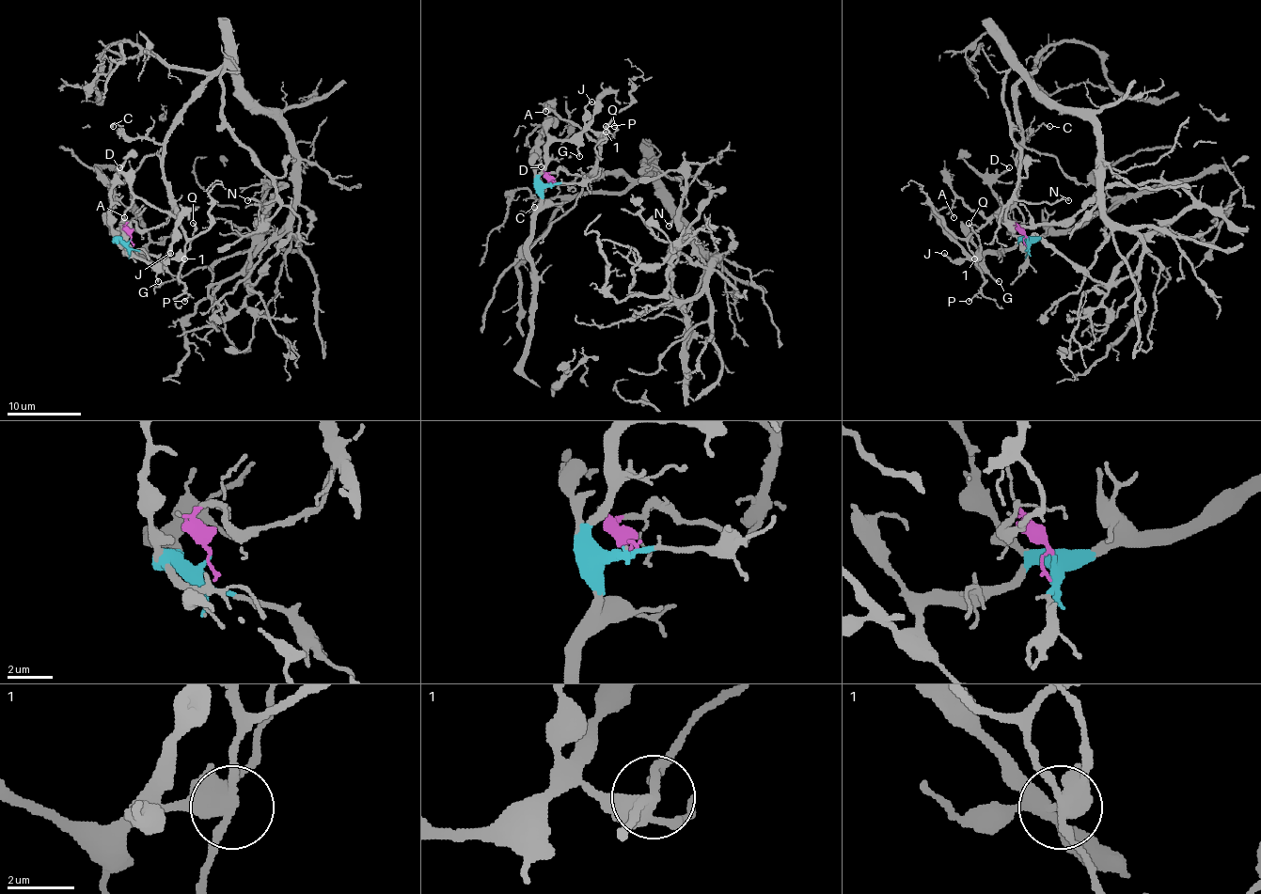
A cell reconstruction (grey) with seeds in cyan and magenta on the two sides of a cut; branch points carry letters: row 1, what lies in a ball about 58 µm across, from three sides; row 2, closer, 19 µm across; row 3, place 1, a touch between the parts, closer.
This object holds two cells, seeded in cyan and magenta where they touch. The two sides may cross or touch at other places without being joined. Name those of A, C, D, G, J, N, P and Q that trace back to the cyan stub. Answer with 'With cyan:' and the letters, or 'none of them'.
With cyan: D, G, J, Q

